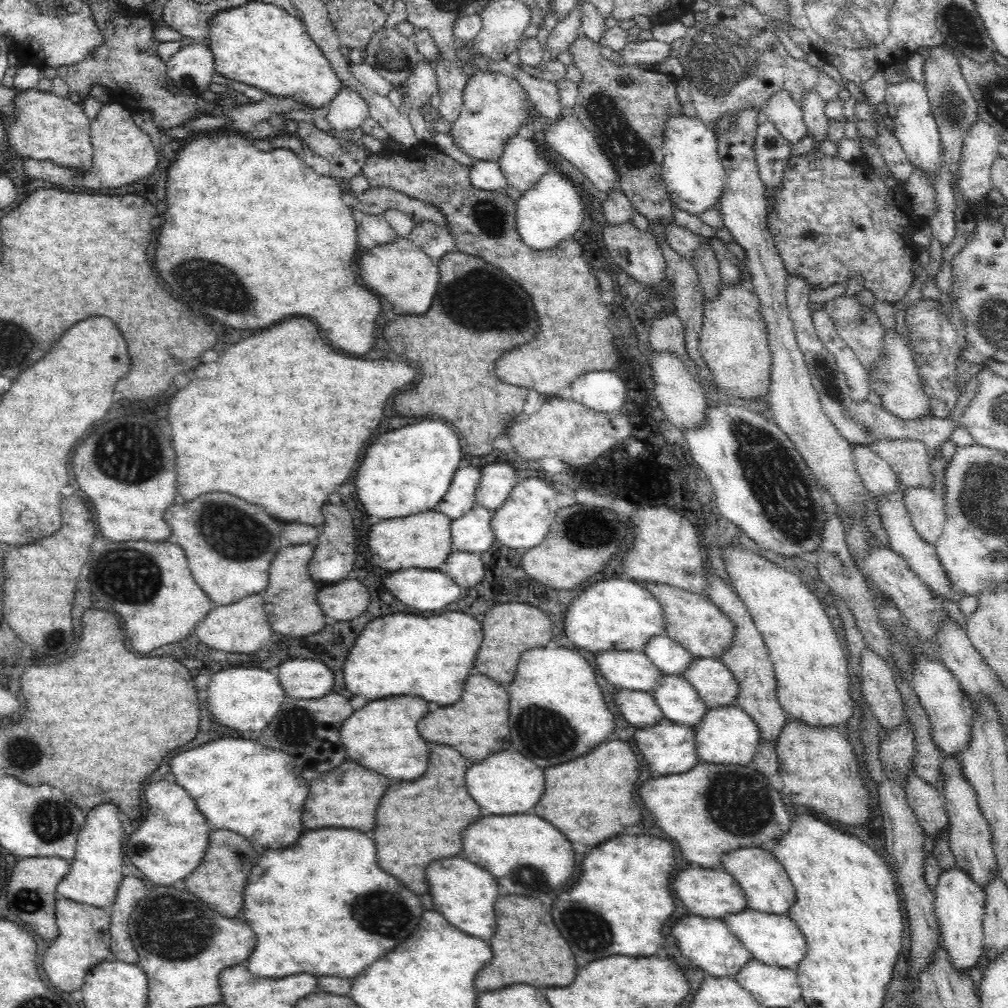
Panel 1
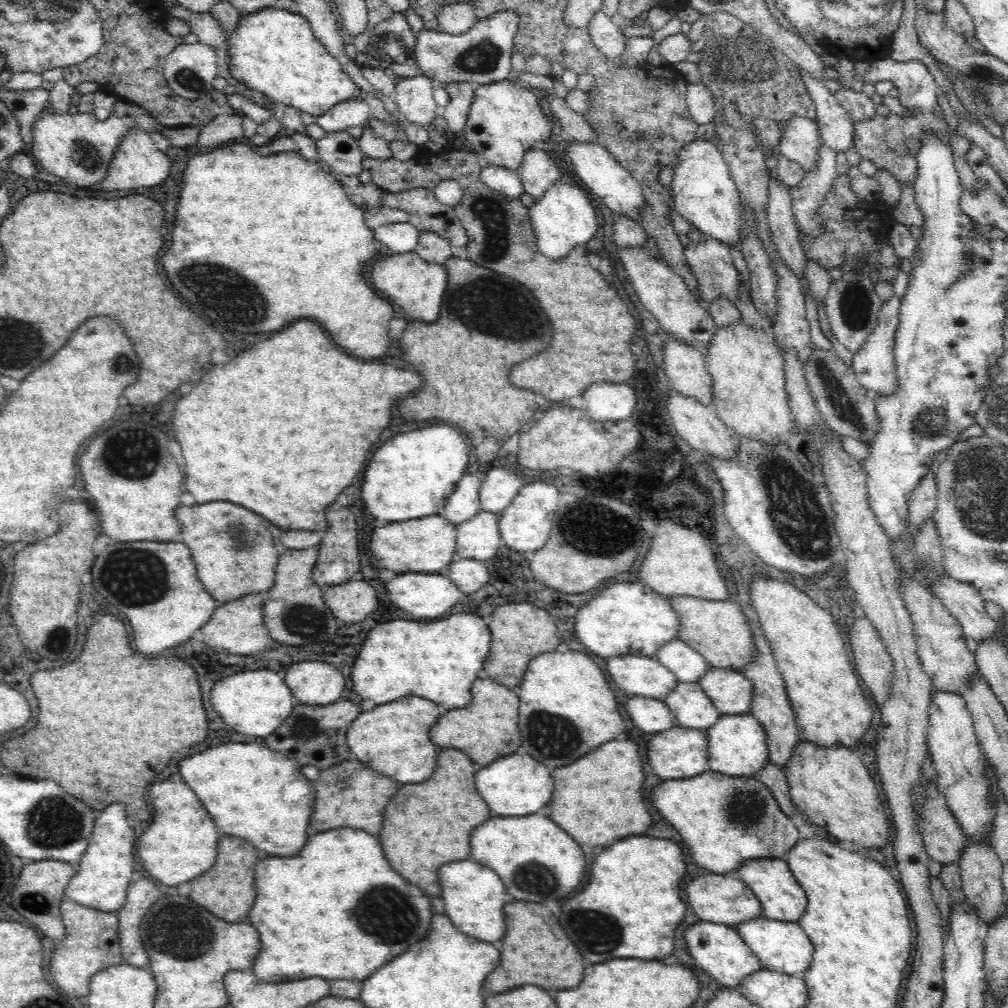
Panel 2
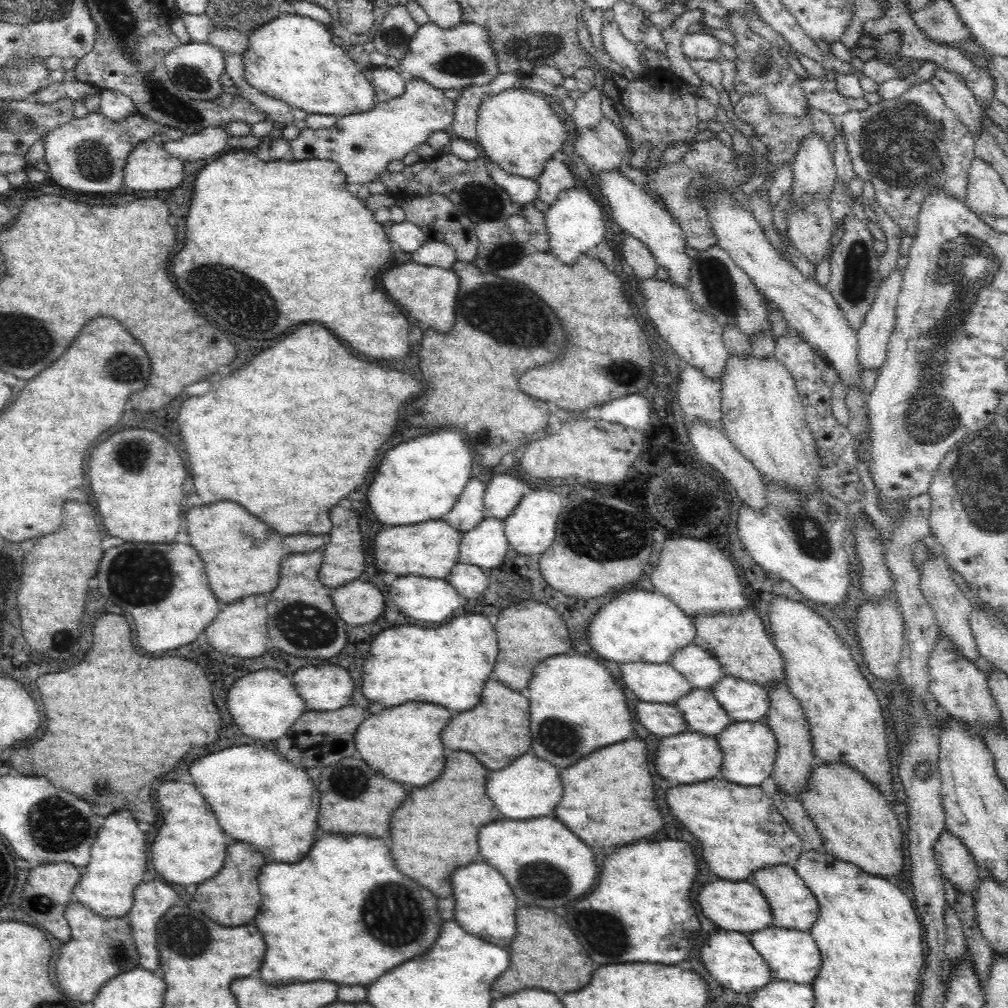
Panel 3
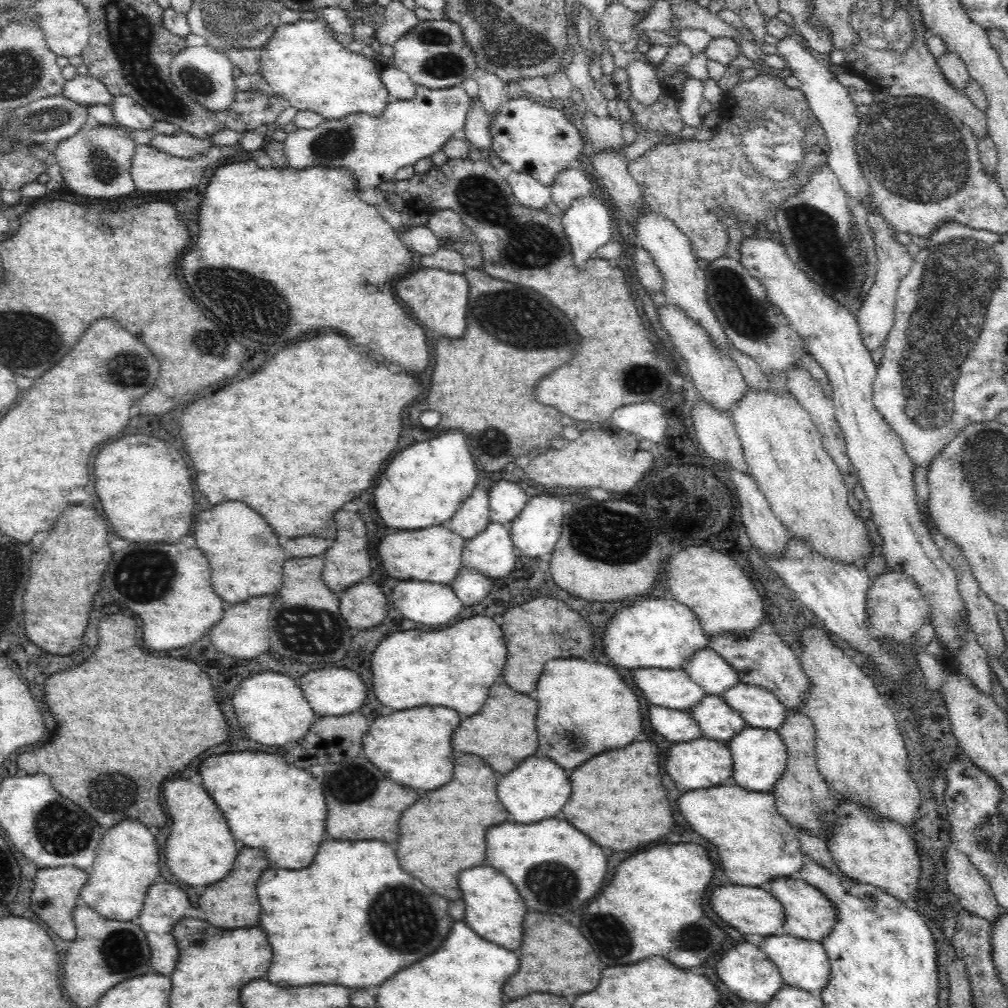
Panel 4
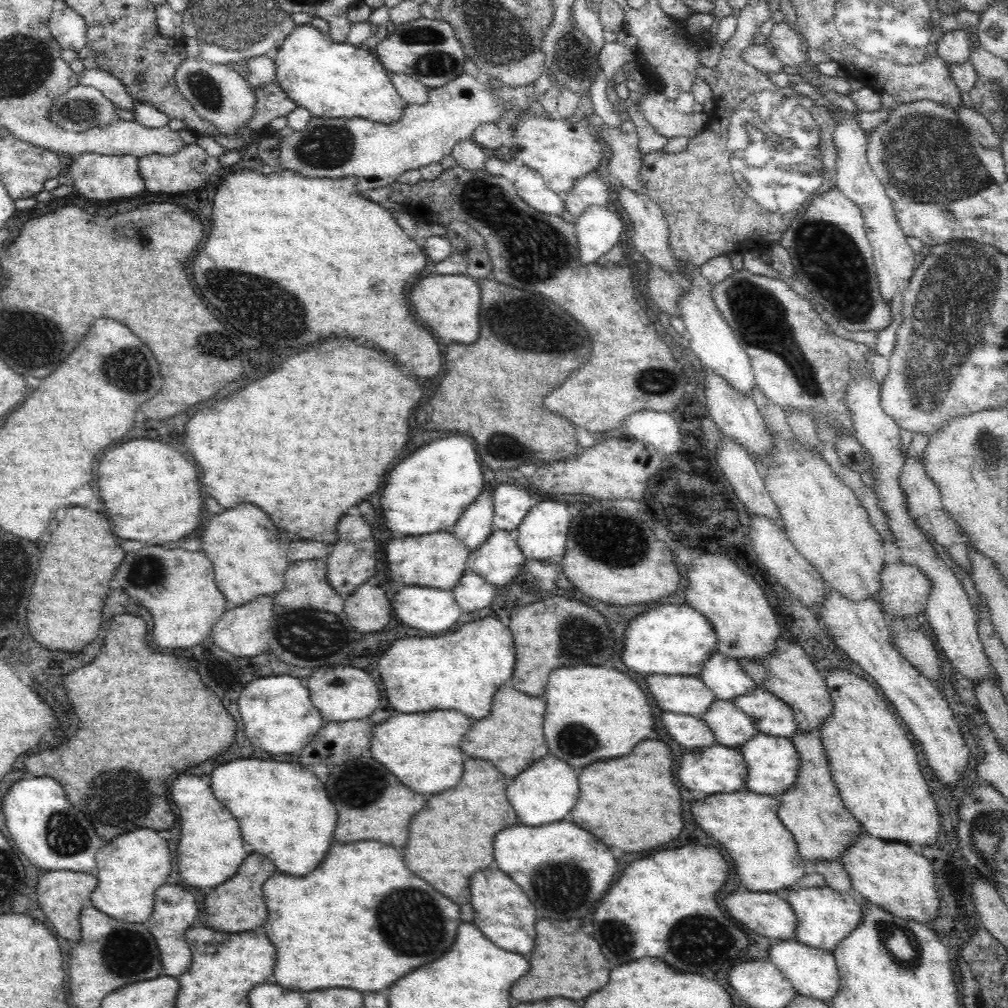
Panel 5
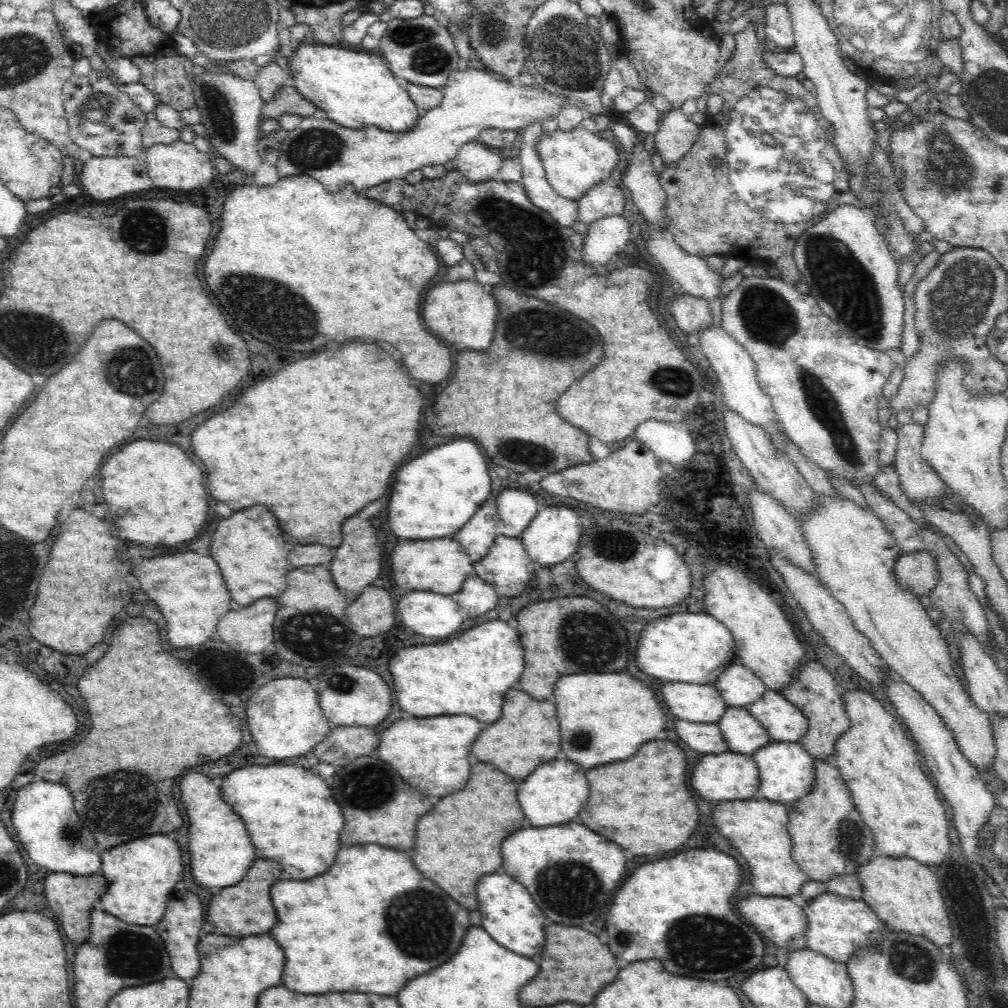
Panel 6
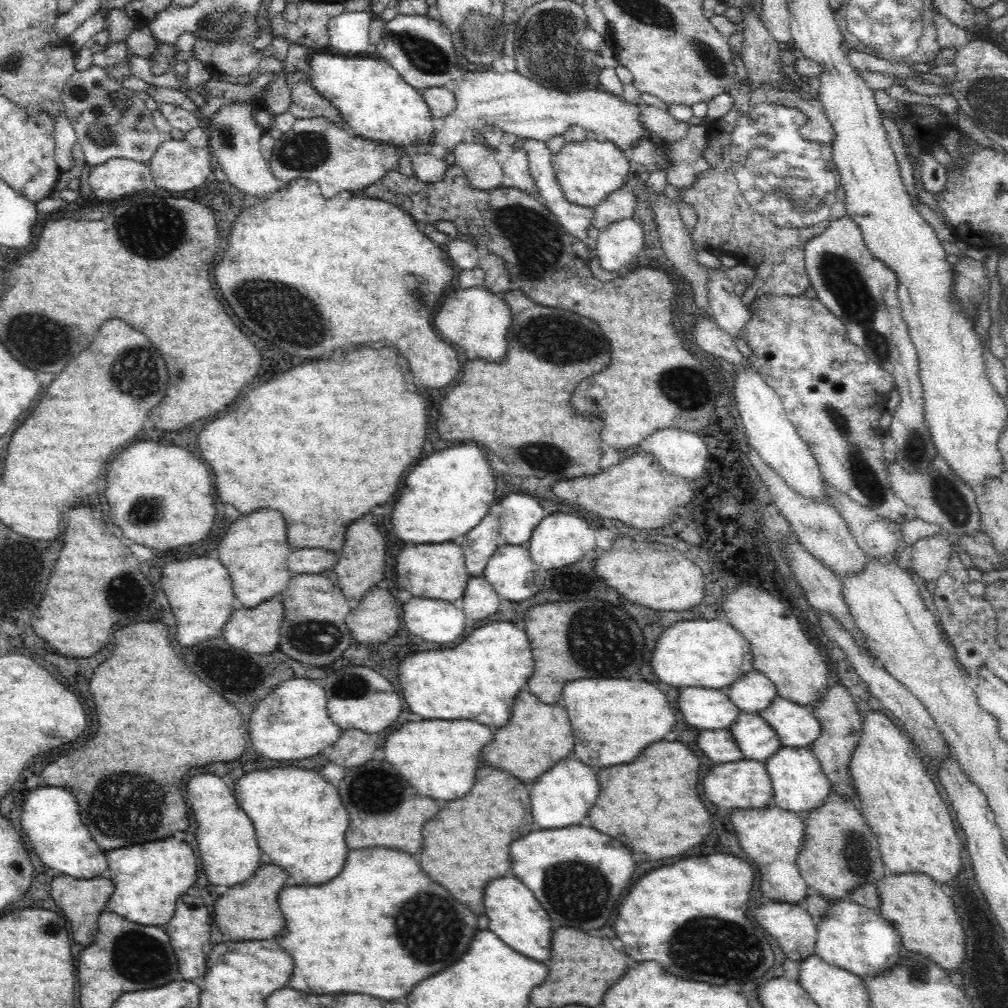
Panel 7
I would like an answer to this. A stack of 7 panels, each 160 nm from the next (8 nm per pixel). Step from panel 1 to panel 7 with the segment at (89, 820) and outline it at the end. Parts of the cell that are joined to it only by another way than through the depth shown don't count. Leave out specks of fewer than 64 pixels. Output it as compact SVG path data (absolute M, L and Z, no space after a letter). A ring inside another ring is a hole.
M174 838L148 842L142 846L126 846L120 850L110 850L105 854L114 883L114 892L106 906L110 912L139 925L159 926L170 922L174 914L174 904L180 894L184 894L196 882L196 856L188 844Z

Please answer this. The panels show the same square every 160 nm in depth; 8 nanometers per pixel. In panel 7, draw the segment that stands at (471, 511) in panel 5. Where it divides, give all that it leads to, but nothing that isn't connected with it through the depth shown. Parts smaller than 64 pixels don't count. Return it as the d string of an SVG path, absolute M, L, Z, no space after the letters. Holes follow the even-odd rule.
M489 510L472 530L459 539L465 556L465 567L470 577L484 577L486 562L498 548L498 536L499 517Z

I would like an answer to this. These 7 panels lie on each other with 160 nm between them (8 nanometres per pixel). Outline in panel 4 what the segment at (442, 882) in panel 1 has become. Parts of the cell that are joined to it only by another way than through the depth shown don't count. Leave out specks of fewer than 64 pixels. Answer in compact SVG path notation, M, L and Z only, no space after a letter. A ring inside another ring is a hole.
M476 866L464 870L458 876L458 886L462 890L462 898L465 902L463 921L470 929L478 936L502 948L508 950L518 948L522 942L522 918L526 914L526 908L518 890L514 888L514 884L508 880L508 877L490 866Z

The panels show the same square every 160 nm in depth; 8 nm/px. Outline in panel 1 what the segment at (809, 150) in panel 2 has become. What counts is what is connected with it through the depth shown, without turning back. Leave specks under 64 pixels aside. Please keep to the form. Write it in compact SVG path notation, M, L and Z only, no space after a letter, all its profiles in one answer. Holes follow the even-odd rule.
M788 92L775 93L764 106L764 117L790 144L798 142L807 132L802 109Z

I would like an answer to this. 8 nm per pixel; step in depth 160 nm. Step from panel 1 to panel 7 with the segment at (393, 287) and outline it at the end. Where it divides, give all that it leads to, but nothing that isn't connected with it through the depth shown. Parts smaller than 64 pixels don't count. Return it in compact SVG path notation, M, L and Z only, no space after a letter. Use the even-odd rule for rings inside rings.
M484 285L472 286L452 290L450 294L446 294L446 298L442 298L442 306L438 306L437 313L434 314L434 328L445 343L458 344L466 353L466 358L484 358L488 362L500 362L506 356L506 332L510 320L512 320L511 310L501 296L490 292Z

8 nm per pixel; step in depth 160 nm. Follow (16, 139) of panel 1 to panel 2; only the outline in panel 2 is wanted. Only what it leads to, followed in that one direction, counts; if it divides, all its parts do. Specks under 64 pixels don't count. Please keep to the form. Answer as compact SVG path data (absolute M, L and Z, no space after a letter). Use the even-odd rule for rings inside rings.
M117 100L113 106L114 114L105 121L94 118L94 113L57 112L50 102L44 104L36 120L32 122L32 145L26 150L41 169L53 174L67 184L90 187L104 180L109 161L118 142L130 129L140 129L156 136L161 134L167 142L178 150L197 141L201 127L167 127L150 116L142 107L124 100Z

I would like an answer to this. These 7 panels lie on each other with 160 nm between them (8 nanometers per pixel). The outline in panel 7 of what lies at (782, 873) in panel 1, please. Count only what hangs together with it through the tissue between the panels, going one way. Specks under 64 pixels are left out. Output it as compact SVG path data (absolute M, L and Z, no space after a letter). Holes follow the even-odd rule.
M848 899L829 901L827 912L816 922L816 926L815 954L860 978L869 975L877 977L893 969L900 960L902 942L897 930L874 909Z

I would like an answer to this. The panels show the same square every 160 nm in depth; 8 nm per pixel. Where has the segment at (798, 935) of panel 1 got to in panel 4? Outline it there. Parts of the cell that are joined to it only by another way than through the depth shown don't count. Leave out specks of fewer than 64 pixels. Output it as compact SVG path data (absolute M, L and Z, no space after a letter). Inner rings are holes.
M779 933L764 938L764 942L760 942L758 947L778 967L782 982L788 987L795 987L819 995L829 982L829 958L826 956L826 951L820 942L807 941L803 938Z

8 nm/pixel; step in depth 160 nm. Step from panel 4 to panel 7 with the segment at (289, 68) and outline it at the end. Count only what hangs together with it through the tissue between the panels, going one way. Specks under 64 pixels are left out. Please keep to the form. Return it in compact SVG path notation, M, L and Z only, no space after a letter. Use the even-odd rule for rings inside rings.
M311 53L308 60L308 83L332 103L350 132L384 145L408 149L429 144L434 132L429 106L388 61L326 53Z

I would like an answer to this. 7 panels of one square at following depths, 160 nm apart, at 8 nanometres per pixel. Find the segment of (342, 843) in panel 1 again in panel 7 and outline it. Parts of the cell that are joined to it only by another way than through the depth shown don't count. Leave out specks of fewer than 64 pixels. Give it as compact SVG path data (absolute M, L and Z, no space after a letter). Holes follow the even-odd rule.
M364 848L364 850L350 850L346 864L342 868L342 874L338 874L338 878L334 878L332 882L326 882L322 886L290 886L290 888L282 888L278 894L278 904L282 906L282 914L286 918L286 926L284 930L276 936L278 944L294 958L294 974L290 978L290 986L294 990L300 992L308 992L308 994L370 994L374 998L382 998L382 1000L396 1000L400 996L406 996L420 980L438 974L440 970L444 970L444 966L450 966L454 962L458 962L464 952L470 946L470 940L473 940L479 928L476 926L476 914L472 914L466 906L462 906L460 902L456 902L440 884L436 884L434 880L430 880L418 866L418 862L404 852L398 850L388 850L388 848Z

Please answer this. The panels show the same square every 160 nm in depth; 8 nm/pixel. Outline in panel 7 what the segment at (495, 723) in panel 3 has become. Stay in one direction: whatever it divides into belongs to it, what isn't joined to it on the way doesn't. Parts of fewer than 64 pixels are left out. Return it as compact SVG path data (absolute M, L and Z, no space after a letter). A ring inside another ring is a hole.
M518 692L510 722L494 734L494 742L490 742L490 746L484 746L480 760L514 774L524 784L532 784L558 760L572 752L572 742L574 738L570 732L568 714L562 706L538 702L531 692Z

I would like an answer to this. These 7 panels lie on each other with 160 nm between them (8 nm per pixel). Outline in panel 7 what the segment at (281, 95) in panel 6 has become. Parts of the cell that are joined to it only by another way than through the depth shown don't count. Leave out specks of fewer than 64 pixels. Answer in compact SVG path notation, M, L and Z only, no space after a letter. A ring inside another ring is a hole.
M310 83L293 84L290 90L290 111L297 119L324 117L330 121L340 120L341 114L332 106L330 101L318 94Z

